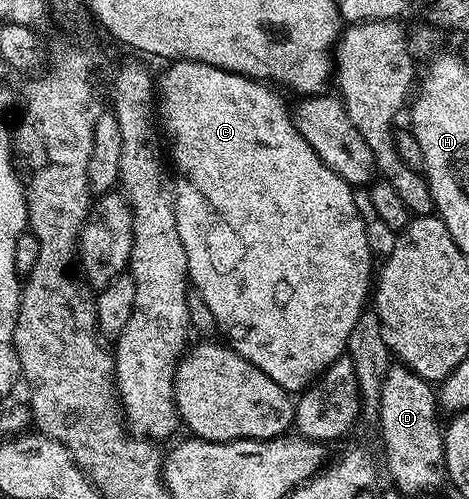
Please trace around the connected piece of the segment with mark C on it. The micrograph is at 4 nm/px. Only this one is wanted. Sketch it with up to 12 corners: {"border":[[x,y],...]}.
{"border":[[158,78],[191,285],[303,392],[374,282],[271,85]]}

